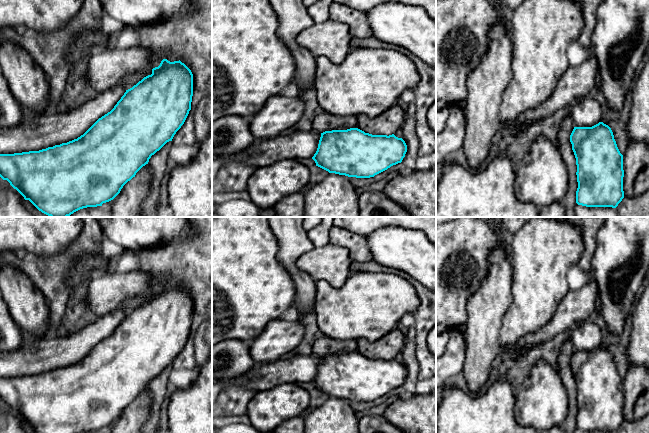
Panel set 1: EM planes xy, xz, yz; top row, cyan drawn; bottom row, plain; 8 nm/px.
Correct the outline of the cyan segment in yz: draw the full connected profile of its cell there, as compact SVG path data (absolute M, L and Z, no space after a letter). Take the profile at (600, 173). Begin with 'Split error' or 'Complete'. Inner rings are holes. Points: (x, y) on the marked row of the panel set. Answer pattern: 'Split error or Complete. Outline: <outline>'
Split error. Outline: M585 96L574 102L570 114L575 126L570 142L577 165L576 203L586 207L616 208L624 198L623 155L617 147L611 128L601 121L601 106L598 101Z

